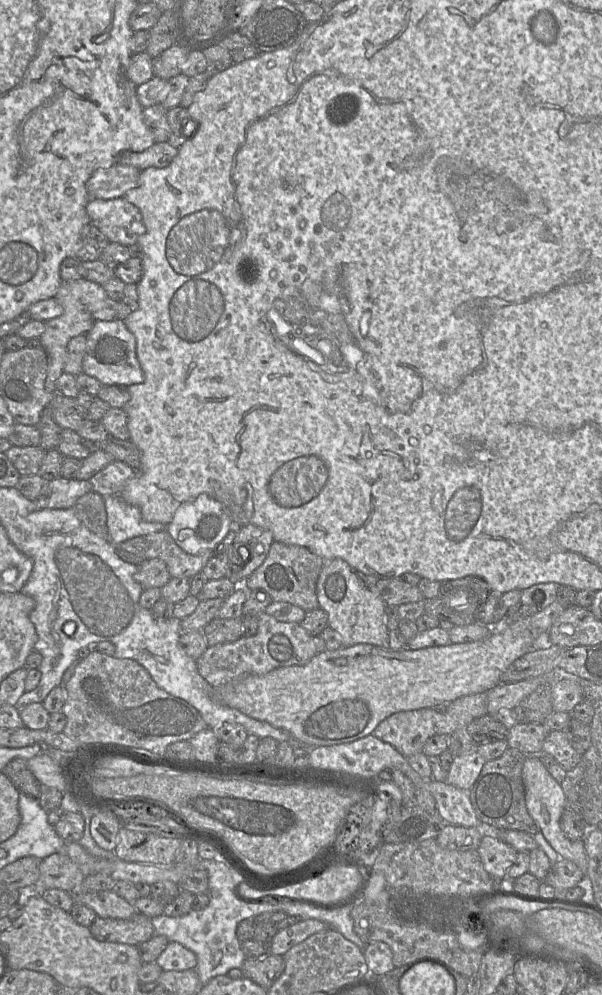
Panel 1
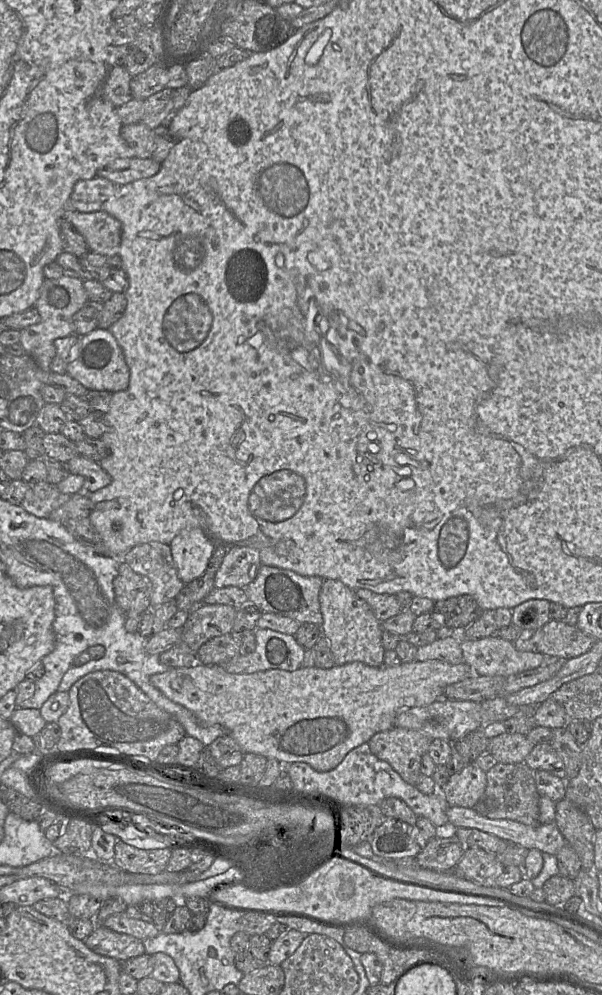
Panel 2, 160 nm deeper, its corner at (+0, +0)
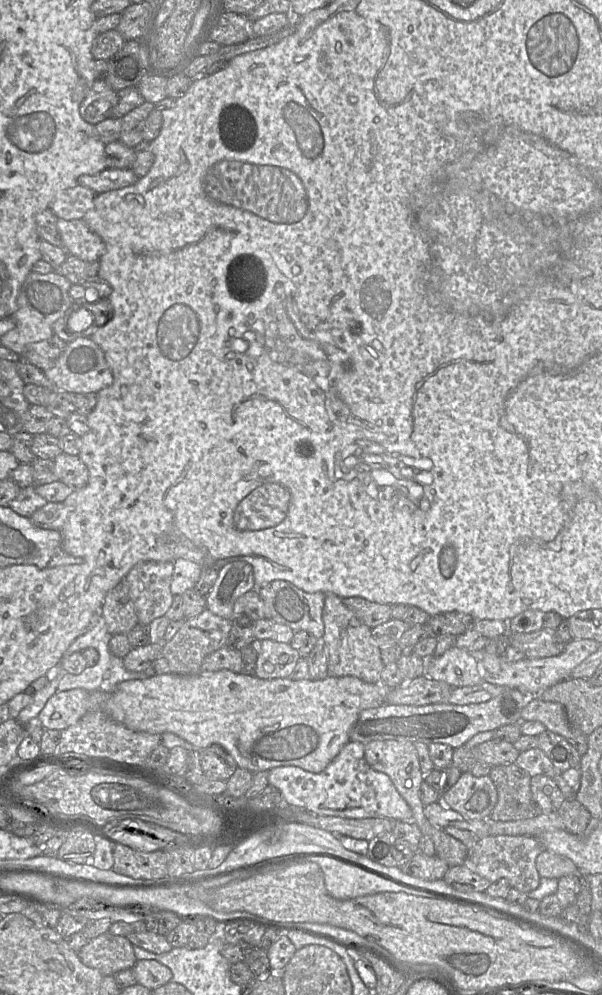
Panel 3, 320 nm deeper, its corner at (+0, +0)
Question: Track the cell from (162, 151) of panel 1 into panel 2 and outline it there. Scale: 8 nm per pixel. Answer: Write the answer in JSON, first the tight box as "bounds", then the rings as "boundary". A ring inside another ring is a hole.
{"bounds":[97,158,161,185],"boundary":[[[120,158],[99,170],[97,176],[106,178],[117,185],[125,185],[139,179],[156,175],[161,164],[152,158]]]}

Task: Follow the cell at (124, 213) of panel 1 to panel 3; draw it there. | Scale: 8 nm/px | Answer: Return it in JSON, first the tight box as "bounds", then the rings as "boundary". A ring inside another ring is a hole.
{"bounds":[57,219,105,262],"boundary":[[[82,219],[57,220],[62,246],[67,255],[75,256],[85,262],[96,262],[105,253],[104,241],[90,230]]]}

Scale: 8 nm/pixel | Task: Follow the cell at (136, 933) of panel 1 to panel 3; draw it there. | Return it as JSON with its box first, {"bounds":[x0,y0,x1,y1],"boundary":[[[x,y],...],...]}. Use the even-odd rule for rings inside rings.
{"bounds":[78,932,137,976],"boundary":[[[109,932],[88,940],[78,955],[84,965],[98,970],[103,976],[115,976],[137,963],[132,943],[124,936]]]}

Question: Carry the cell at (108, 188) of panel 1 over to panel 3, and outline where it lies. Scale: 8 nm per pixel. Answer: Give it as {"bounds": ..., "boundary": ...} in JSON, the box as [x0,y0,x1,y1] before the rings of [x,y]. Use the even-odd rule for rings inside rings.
{"bounds":[49,185,96,219],"boundary":[[[76,185],[58,194],[49,209],[59,219],[82,219],[86,212],[92,208],[96,195],[90,188]]]}

